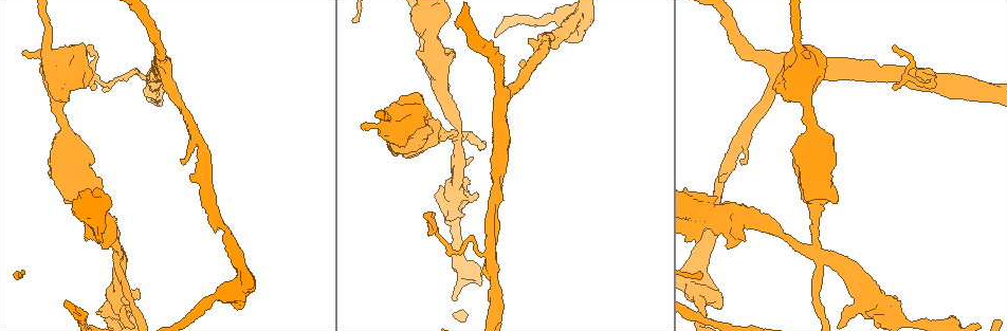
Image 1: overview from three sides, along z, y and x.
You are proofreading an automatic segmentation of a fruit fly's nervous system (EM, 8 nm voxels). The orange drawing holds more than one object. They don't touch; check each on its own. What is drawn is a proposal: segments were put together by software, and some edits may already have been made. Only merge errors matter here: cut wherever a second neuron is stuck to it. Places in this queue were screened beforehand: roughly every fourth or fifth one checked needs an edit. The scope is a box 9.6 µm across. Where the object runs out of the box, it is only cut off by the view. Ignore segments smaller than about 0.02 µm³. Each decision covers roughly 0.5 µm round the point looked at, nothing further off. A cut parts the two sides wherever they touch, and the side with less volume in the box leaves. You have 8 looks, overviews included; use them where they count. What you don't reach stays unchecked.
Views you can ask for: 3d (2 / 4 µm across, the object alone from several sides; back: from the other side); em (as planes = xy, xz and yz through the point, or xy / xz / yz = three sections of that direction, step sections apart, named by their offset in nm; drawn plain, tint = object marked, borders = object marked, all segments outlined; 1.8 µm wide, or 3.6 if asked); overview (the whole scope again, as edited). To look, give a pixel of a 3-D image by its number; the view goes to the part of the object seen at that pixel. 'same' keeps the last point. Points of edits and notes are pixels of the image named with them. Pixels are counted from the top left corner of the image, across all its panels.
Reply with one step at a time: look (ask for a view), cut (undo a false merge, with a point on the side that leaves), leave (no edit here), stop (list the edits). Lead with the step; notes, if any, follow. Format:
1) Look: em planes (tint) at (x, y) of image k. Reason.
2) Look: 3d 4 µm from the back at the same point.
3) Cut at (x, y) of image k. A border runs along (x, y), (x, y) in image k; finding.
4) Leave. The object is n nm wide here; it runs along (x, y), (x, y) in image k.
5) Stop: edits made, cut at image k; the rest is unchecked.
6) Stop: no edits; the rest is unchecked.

Look: em 3.6 µm planes (plain) at (814, 244) of image 1. Looks like a crossing.

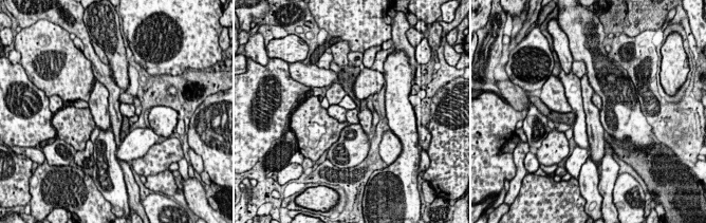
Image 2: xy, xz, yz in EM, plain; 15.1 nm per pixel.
Look: em 3.6 µm planes (tint) at the same point.

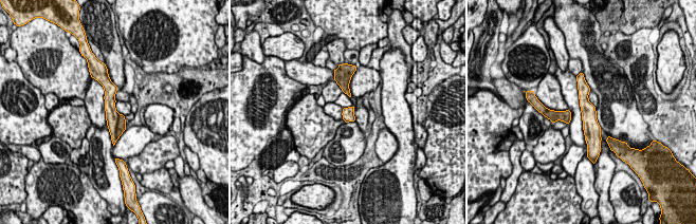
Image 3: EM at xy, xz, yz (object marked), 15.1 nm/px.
Cut at (121, 127) of image 3. A border runs along (118, 114), (115, 131), (116, 138) in image 3; two neurons meet here.

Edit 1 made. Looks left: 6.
Look: overview.

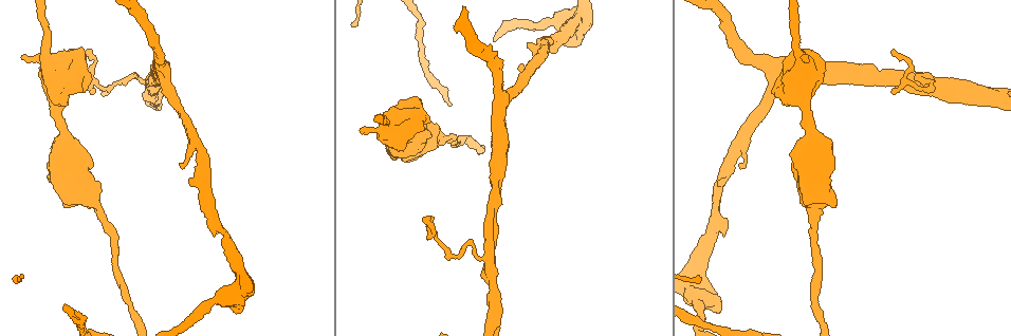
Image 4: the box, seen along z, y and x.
Look: 3d 4 µm at (695, 303) of image 4.

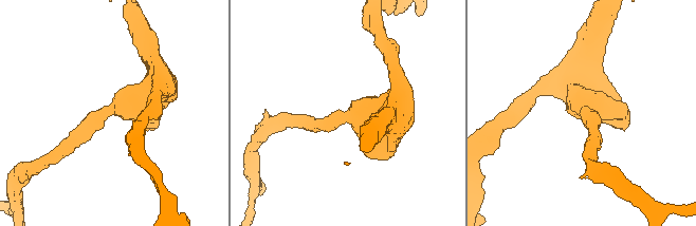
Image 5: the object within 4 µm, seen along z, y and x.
Look: em 3.6 µm planes (plain) at (339, 117) of image 5. The arms are 240, 500 nm wide.

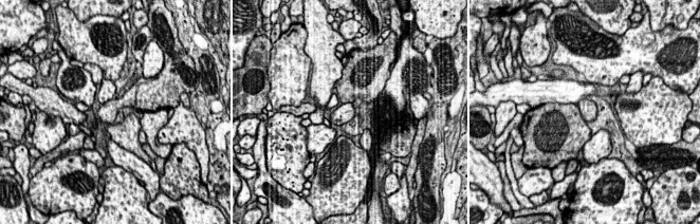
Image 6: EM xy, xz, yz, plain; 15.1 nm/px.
Look: em 3.6 µm planes (tint) at the same point. Where the object lies.

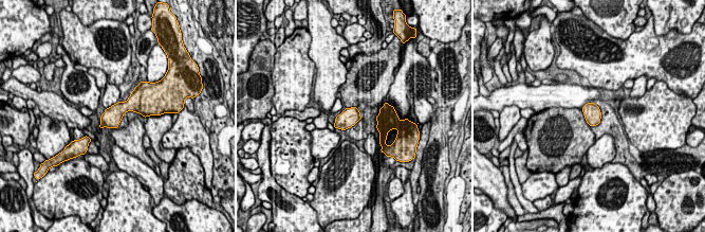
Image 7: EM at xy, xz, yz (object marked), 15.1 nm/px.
Leave. One neuron here.

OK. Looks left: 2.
Look: em yz step 8 (tint) at (489, 258) of image 4. Calibre changes.

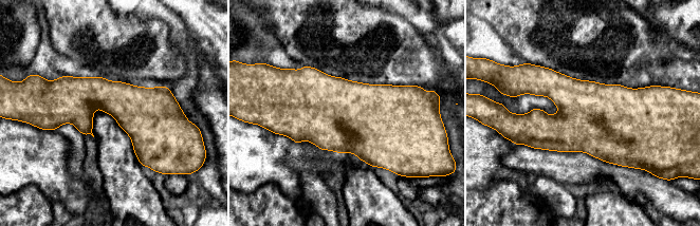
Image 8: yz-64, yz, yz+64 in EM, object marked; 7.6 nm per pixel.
Leave. Continuous, no second neuron.

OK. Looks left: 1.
Stop: edits made, cut at image 3; the rest is unchecked.

